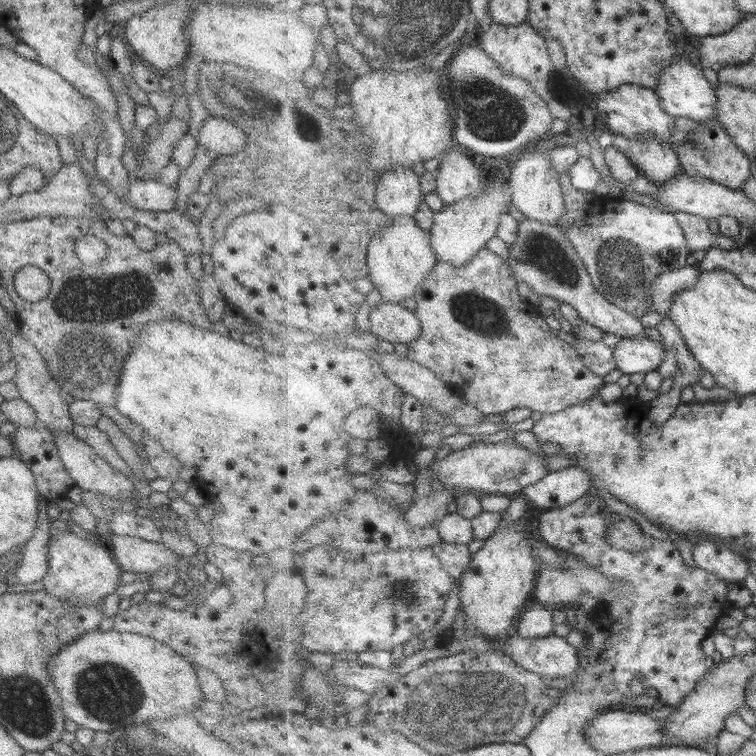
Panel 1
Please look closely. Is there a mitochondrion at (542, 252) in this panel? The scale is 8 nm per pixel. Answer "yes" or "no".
yes

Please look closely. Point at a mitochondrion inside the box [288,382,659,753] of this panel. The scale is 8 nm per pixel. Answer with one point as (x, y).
(462, 706)

